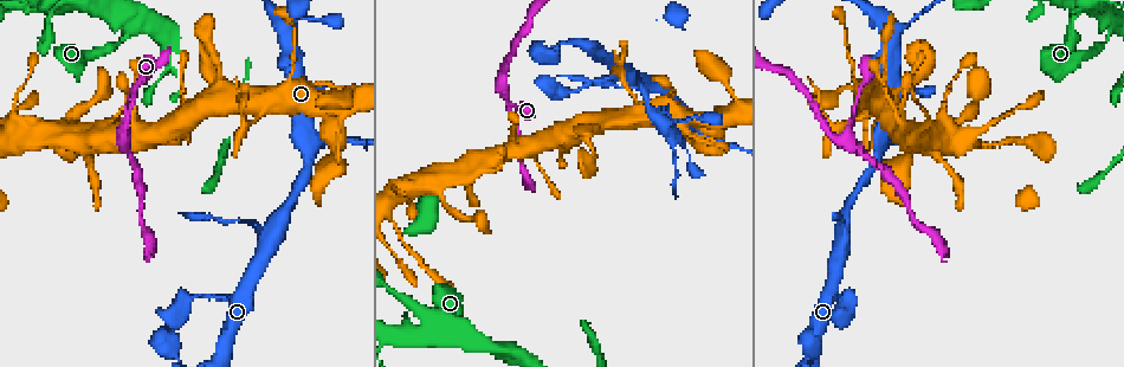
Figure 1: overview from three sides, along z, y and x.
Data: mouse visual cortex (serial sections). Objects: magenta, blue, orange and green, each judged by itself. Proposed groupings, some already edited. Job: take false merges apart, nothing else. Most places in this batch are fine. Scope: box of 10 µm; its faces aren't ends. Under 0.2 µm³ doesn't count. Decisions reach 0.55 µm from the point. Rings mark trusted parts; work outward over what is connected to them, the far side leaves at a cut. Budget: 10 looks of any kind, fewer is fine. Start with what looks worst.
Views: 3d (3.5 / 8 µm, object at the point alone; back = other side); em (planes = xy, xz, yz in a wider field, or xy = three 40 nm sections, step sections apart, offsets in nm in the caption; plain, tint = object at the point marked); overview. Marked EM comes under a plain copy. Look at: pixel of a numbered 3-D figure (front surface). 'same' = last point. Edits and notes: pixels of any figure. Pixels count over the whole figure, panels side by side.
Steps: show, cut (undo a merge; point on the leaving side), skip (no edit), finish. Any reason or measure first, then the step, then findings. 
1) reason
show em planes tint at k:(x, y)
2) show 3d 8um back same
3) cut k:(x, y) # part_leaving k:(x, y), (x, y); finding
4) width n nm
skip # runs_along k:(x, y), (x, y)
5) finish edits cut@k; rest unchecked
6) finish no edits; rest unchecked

arms part here
show 3d 8um at 1:(307, 151)

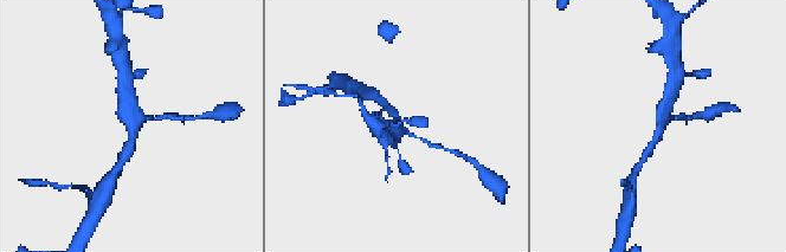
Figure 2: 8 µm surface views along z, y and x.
show 3d 3.5um same

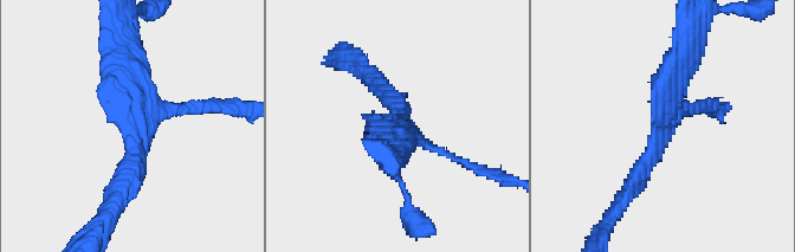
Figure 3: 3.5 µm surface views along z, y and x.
arms 3; arm_widths 100, 250, 400 nm; now the EM
show em xy step 5 tint at 3:(666, 125)

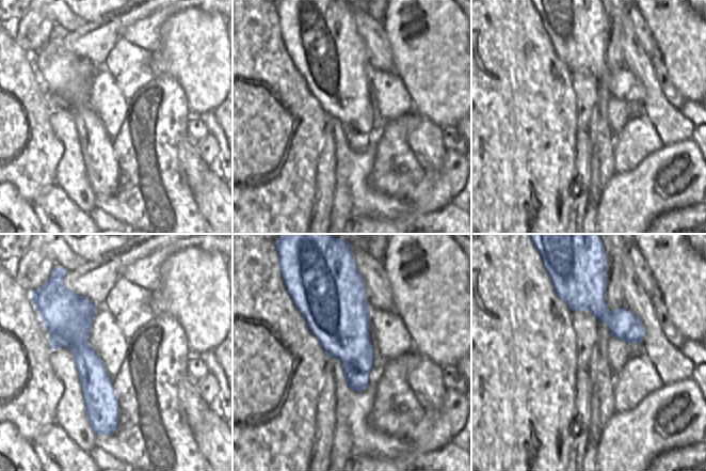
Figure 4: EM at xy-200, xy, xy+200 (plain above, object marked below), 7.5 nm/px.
skip # runs_along 4:(79, 298), (79, 345), (113, 420); all the same cell

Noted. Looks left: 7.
two arms in line, one across
show 3d 3.5um at 1:(1108, 39)

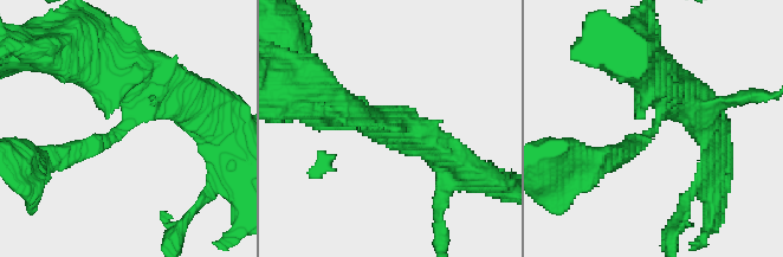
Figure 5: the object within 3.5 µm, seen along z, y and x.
show em xy step 1 tint at 5:(126, 125)

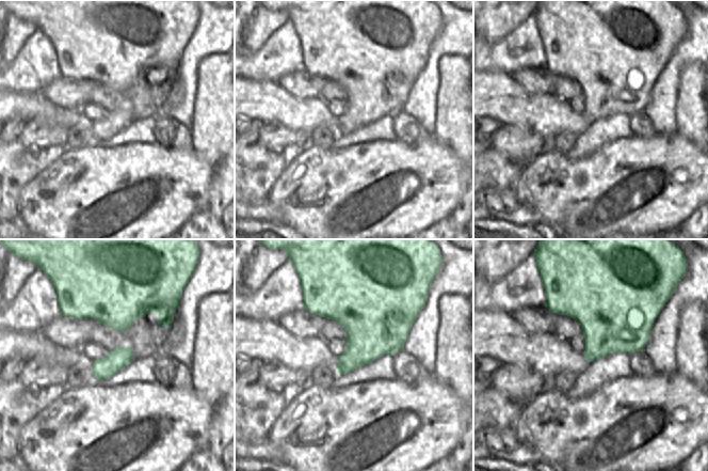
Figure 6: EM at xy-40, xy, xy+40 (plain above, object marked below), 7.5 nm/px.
skip # one cell here

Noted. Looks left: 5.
a fork
show 3d 3.5um at 1:(670, 131)

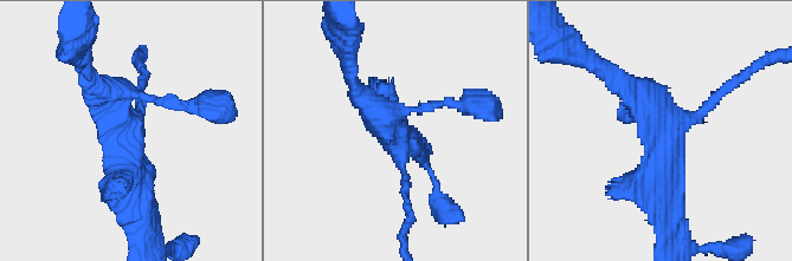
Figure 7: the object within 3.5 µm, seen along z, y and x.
need the tissue
show em xy step 2 tint at 7:(393, 133)

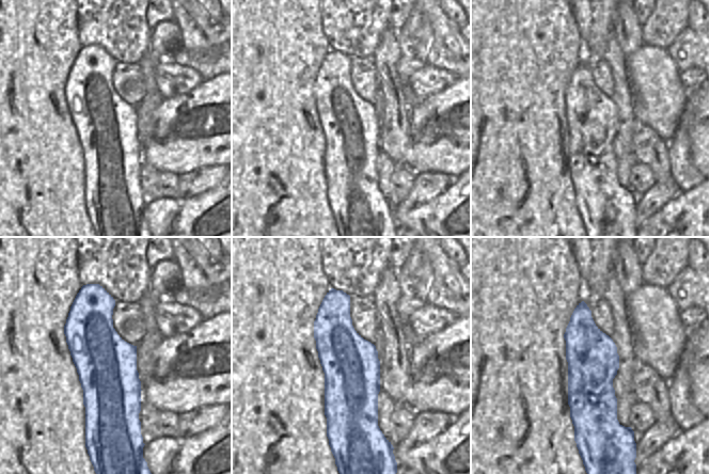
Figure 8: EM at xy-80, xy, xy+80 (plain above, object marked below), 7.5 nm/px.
width 420 nm
skip # runs_along 7:(141, 203), (127, 124), (90, 80); continuous, no second cell

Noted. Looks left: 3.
abrupt turn
show 3d 3.5um at 1:(502, 71)

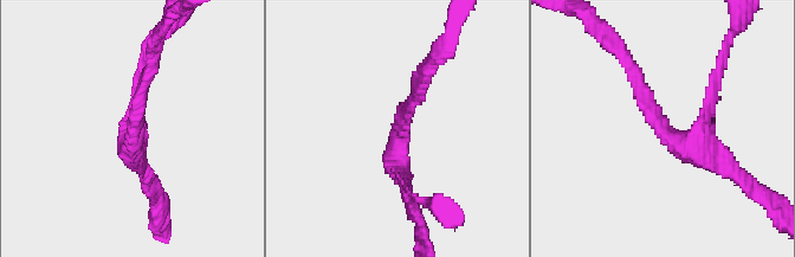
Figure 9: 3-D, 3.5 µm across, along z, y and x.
arm_widths 150, 200 nm
show em xy step 2 tint at 9:(663, 136)

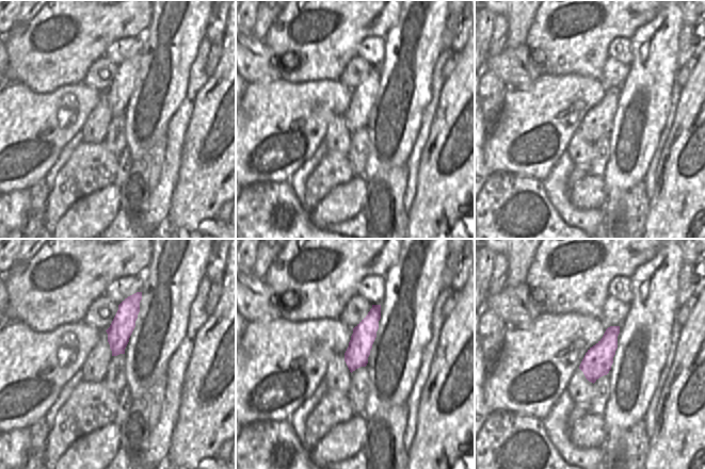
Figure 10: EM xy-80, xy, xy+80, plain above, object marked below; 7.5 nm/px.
skip # all the same cell

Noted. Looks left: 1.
finish no edits; rest unchecked

